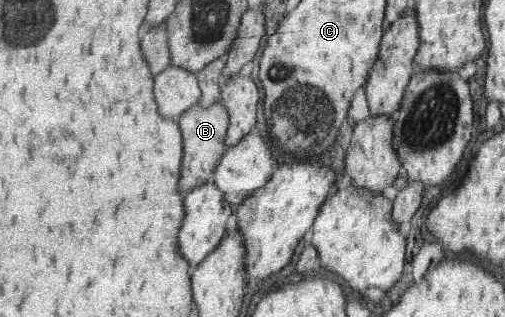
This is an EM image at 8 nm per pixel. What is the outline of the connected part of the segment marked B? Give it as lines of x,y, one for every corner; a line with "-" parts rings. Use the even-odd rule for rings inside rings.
221,101
211,107
203,107
199,102
188,109
178,120
184,139
184,158
179,191
186,195
213,178
218,163
227,150
226,137
230,128
230,113

